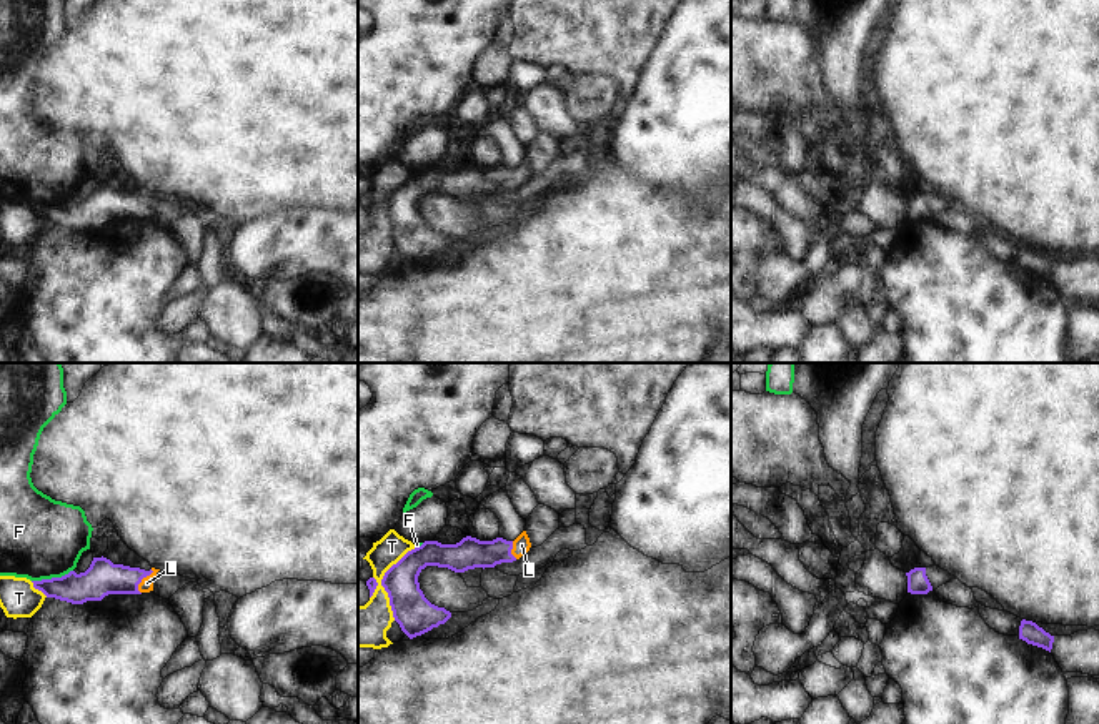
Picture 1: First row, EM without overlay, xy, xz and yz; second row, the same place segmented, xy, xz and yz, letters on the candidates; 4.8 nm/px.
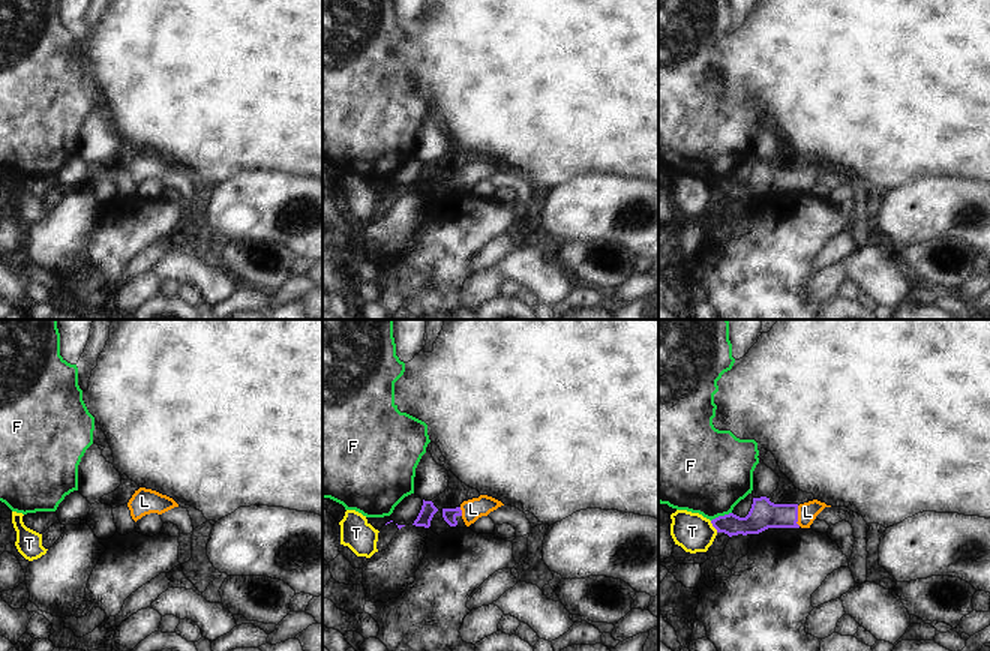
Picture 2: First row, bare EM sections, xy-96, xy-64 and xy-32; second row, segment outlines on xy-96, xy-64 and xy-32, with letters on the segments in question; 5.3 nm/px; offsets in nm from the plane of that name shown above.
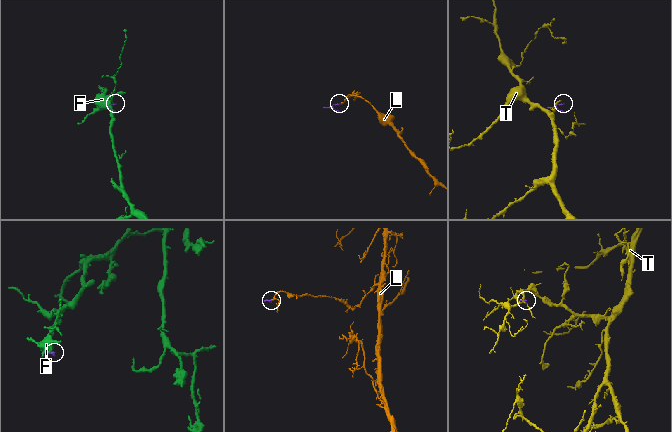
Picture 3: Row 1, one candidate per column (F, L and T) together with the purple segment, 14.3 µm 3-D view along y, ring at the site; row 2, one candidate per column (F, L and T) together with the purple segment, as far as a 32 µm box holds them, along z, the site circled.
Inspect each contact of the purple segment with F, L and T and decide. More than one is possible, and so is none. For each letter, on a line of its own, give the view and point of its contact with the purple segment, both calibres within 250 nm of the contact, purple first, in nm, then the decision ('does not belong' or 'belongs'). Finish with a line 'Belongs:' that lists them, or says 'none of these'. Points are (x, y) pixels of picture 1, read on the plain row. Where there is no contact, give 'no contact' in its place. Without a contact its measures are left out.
F: meets purple in xy at (52, 205); 170 nm thick on the purple side, 400 nm on the other; does not belong
L: meets purple in xy at (140, 208); 170 nm thick on the purple side, 60 nm on the other; belongs
T: meets purple in xz at (382, 208); 190 nm thick on the purple side, 200 nm on the other; does not belong
Belongs: L

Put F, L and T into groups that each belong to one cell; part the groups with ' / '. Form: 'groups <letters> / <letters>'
groups F / L / T

